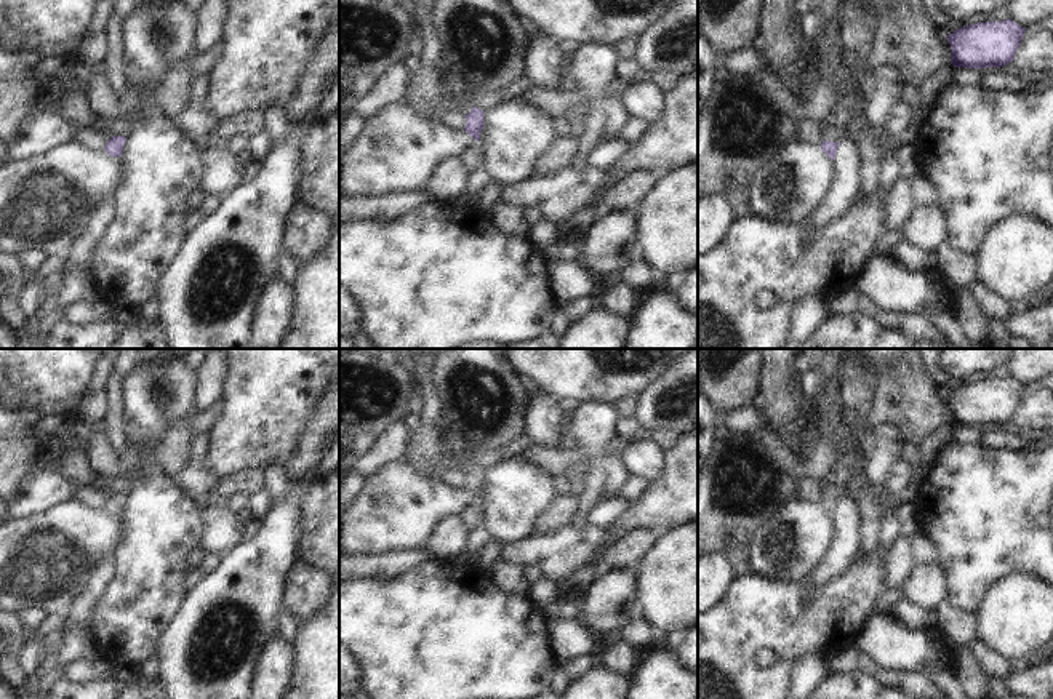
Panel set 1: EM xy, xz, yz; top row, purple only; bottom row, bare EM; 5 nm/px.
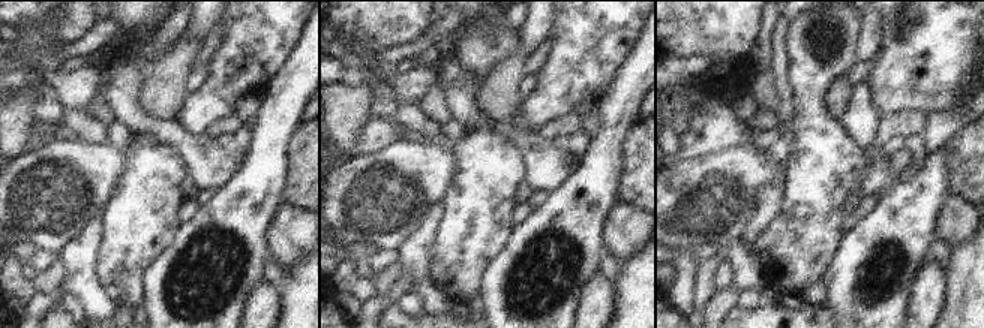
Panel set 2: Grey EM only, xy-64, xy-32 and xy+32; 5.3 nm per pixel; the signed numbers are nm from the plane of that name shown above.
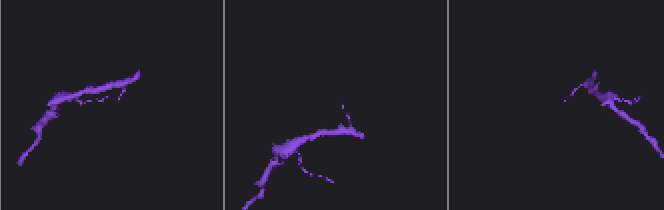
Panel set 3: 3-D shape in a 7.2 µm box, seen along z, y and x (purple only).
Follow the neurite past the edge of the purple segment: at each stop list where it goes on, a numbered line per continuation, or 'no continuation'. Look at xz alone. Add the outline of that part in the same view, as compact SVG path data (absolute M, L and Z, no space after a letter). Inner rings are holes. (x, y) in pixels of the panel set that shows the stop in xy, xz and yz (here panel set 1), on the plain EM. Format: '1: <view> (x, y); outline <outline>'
1: xz (458, 461); outline M451 449L442 454L442 459L451 465L451 469L467 473L472 467L472 462L464 453L454 453Z

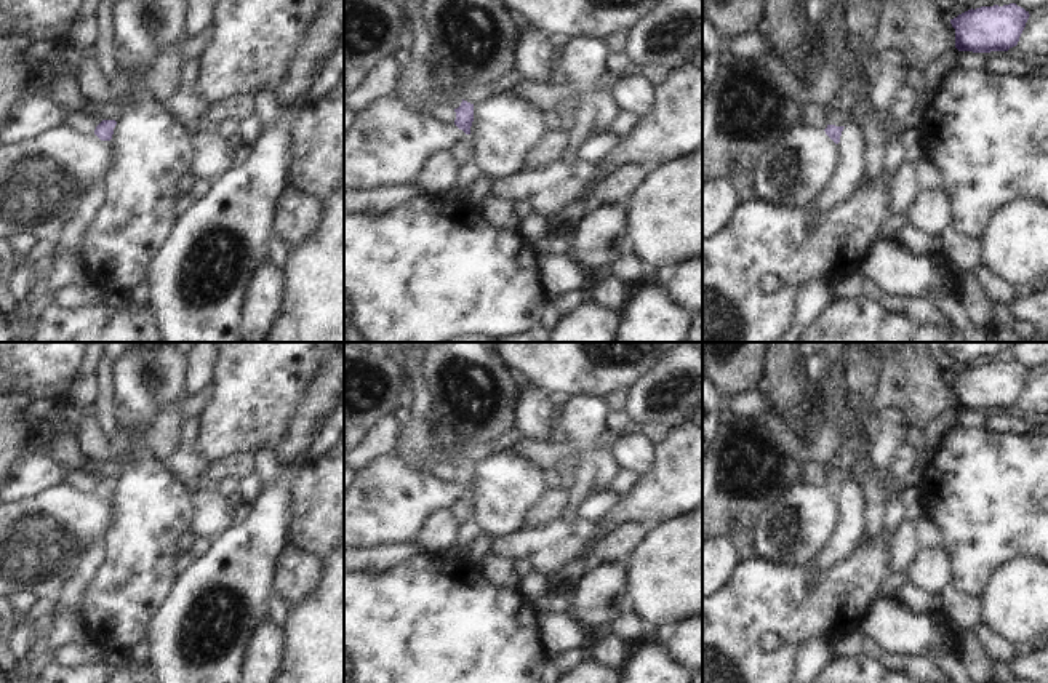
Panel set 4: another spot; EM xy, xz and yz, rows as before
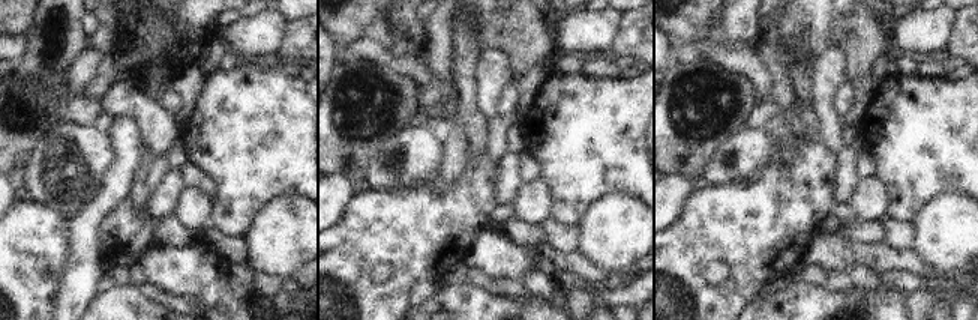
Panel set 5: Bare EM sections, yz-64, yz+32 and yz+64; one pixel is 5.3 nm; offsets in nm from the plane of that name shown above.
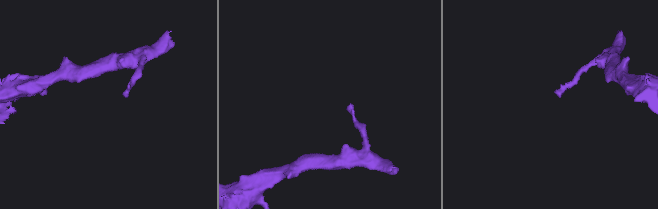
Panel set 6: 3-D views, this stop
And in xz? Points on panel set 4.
1: xz (448, 455); outline M442 443L432 448L432 453L442 459L442 462L458 467L462 461L462 456L454 446L445 446Z

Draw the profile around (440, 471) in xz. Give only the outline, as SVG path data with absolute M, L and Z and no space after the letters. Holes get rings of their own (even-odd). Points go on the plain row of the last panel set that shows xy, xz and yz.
M427 462L424 465L424 472L438 480L450 481L450 483L454 483L456 478L454 467L445 462Z

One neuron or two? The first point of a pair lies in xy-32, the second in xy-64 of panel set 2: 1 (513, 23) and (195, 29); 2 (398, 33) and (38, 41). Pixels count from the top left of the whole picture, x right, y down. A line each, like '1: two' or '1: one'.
1: two
2: two

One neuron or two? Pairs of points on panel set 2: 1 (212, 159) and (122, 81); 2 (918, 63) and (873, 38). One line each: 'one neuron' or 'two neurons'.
1: one neuron
2: two neurons

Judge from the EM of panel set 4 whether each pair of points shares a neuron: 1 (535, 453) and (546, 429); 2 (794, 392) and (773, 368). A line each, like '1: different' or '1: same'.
1: different
2: same

